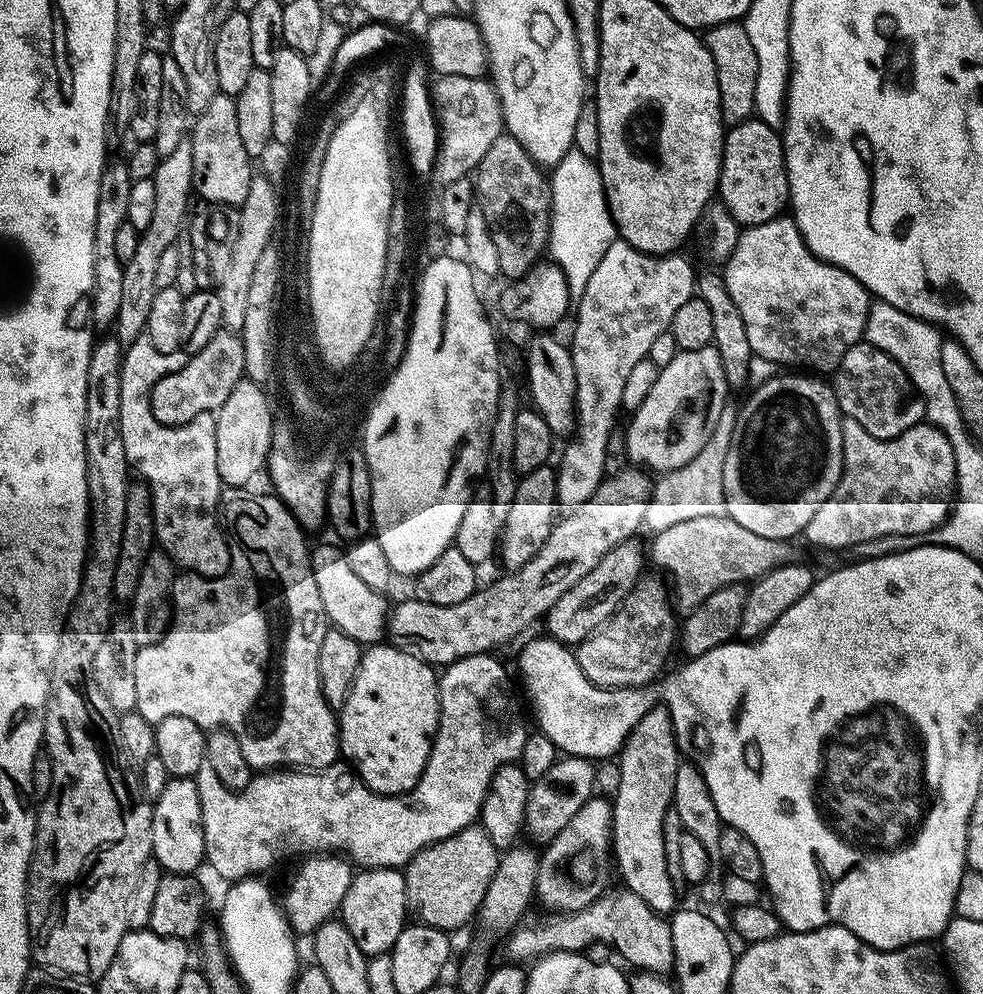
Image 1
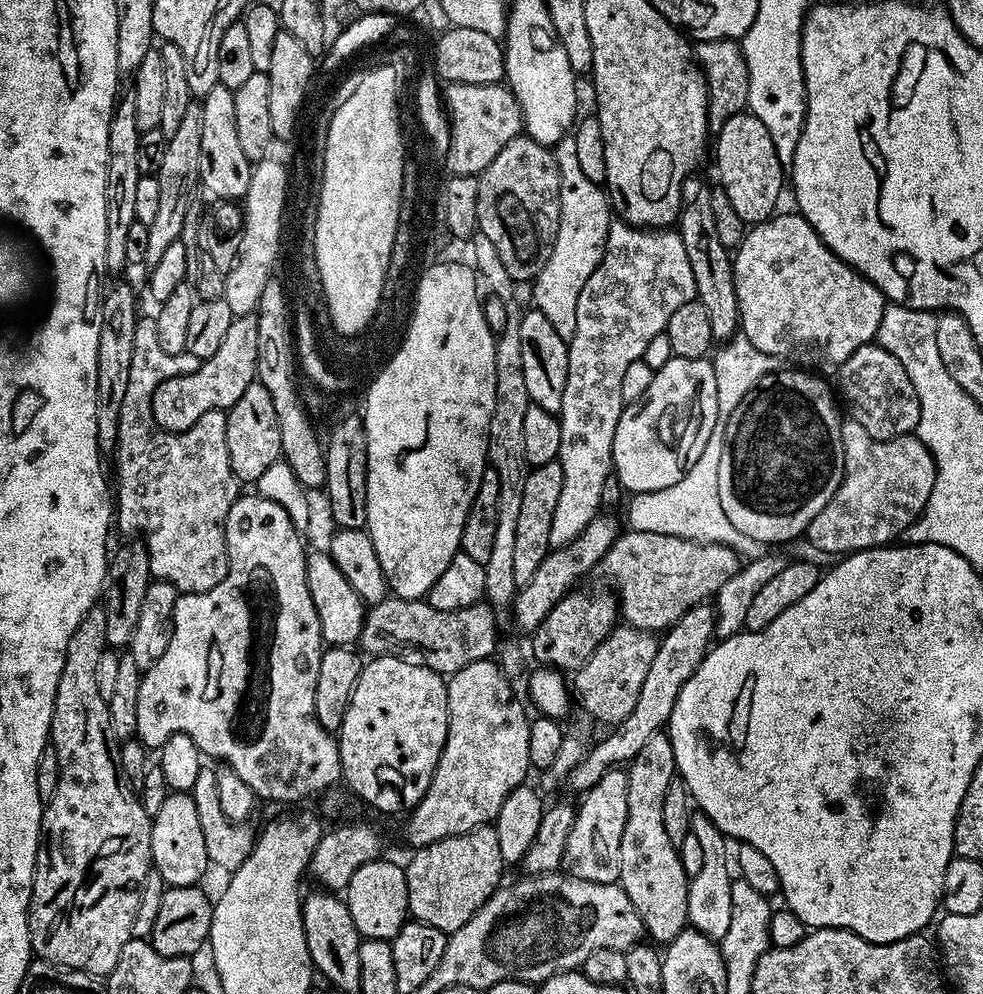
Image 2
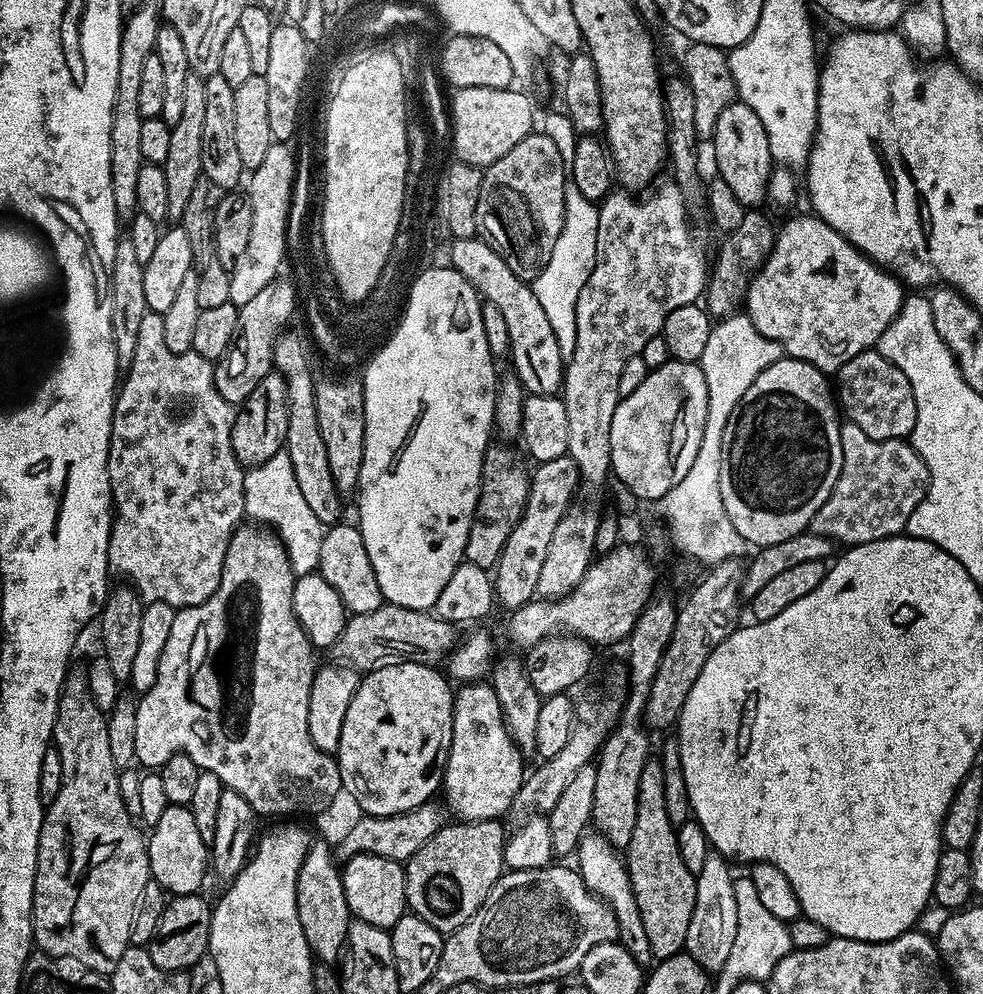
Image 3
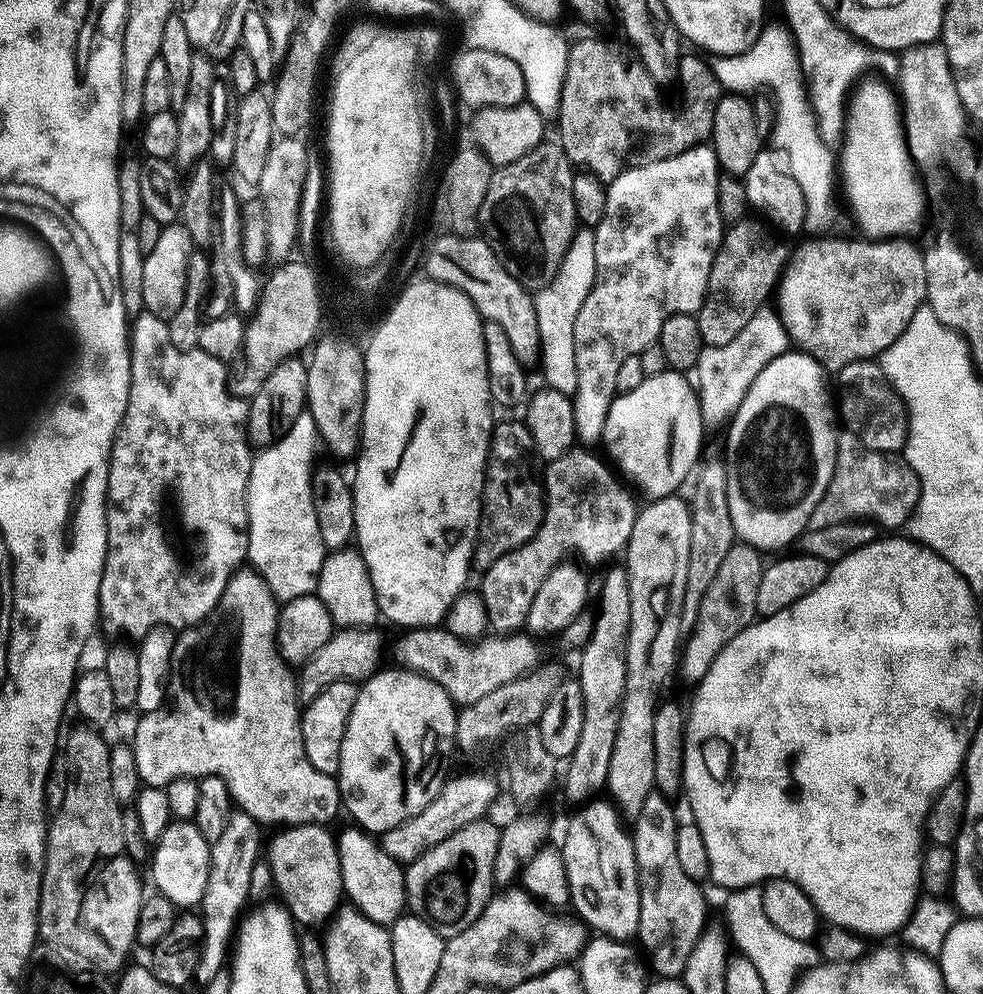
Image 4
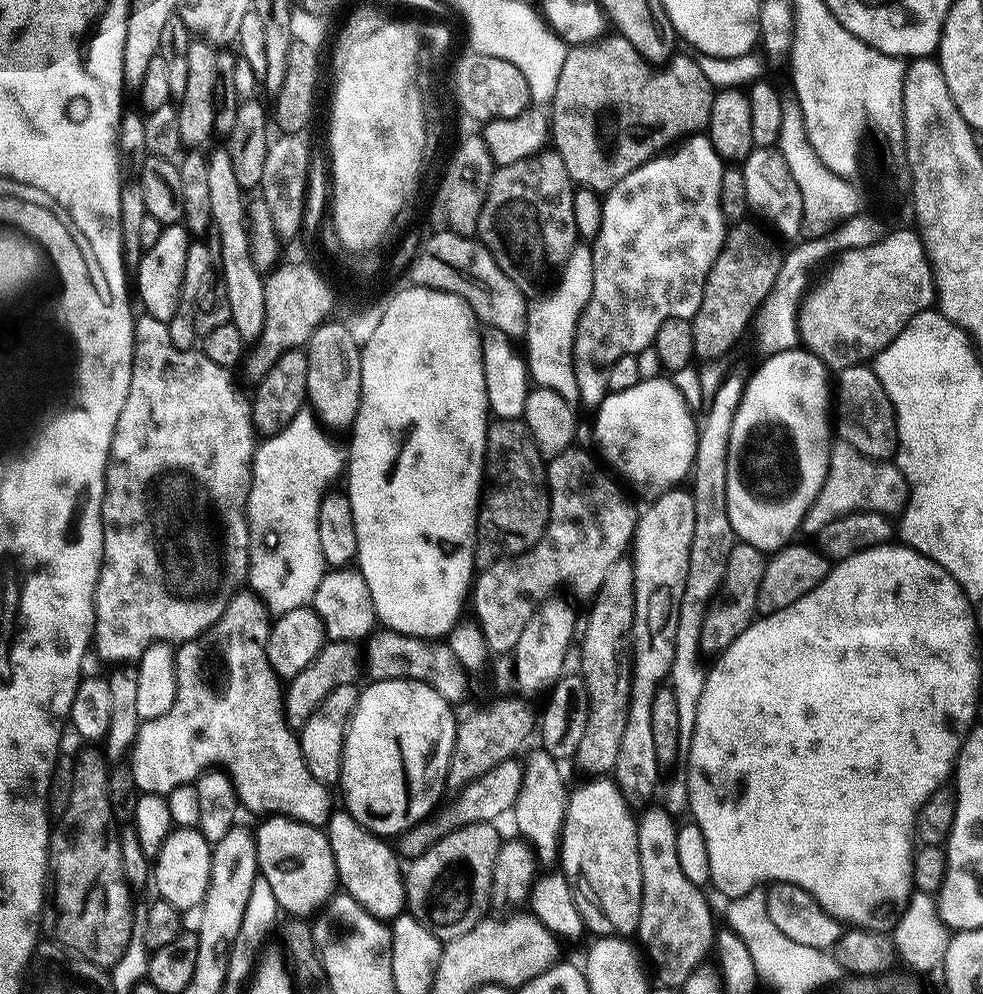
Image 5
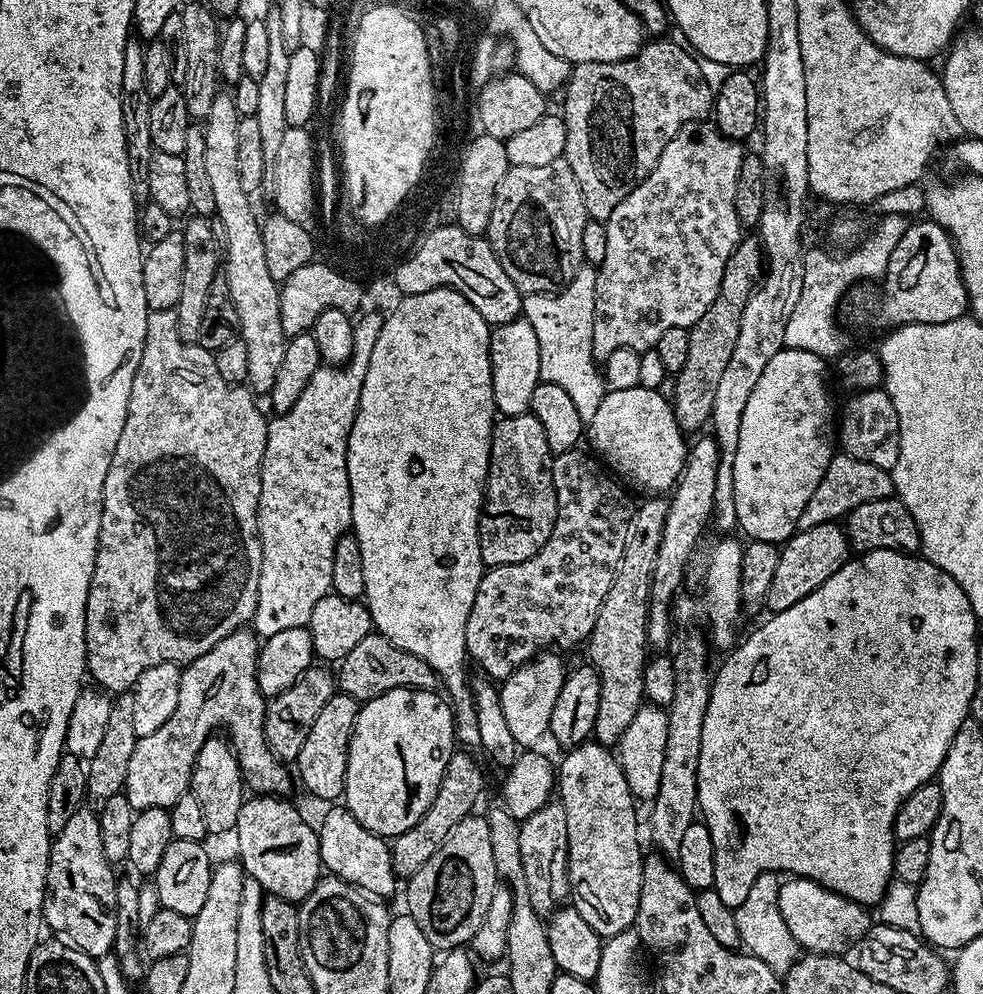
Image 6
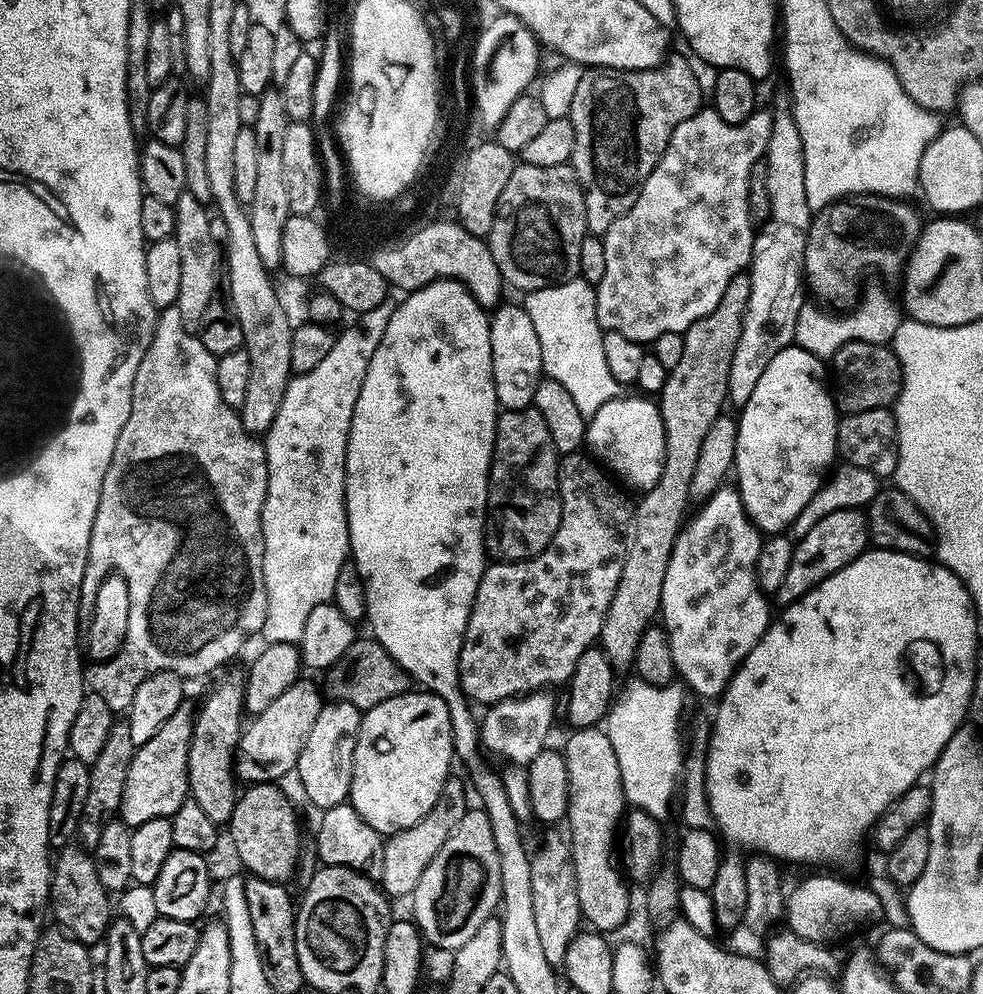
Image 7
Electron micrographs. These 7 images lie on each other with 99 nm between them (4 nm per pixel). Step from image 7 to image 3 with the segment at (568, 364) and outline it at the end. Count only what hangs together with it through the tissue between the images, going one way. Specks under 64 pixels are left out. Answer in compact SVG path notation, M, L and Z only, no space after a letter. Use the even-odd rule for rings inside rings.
M569 183L564 195L562 234L558 234L558 242L554 242L554 254L550 254L550 262L546 262L542 274L531 281L534 294L542 305L543 312L546 313L550 327L554 329L558 350L565 358L574 354L574 346L578 338L576 325L578 294L582 294L582 286L586 286L596 265L599 218L599 207L593 201L582 198L582 194L578 194L578 186Z

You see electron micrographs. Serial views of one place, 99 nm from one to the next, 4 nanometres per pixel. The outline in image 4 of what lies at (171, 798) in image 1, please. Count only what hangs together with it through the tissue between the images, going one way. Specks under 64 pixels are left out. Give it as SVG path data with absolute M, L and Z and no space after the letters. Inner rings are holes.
M176 820L168 825L160 839L155 841L154 851L150 856L152 864L152 880L155 891L160 892L170 902L174 902L181 909L188 910L191 904L199 905L204 899L206 882L208 881L208 867L212 861L212 850L206 838L198 830L194 822Z

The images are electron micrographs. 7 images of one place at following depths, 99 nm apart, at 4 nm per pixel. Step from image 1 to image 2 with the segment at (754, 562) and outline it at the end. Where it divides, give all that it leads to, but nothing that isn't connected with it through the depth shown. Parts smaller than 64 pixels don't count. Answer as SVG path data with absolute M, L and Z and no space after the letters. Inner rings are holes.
M633 530L625 531L616 537L614 546L610 546L608 556L612 558L603 561L602 569L604 568L605 574L608 575L607 583L618 597L618 612L623 623L627 627L641 628L644 632L653 634L663 633L671 628L674 622L678 622L678 618L682 618L686 610L715 597L716 591L733 574L738 574L742 563L739 553L726 545L704 544L670 534L642 533Z

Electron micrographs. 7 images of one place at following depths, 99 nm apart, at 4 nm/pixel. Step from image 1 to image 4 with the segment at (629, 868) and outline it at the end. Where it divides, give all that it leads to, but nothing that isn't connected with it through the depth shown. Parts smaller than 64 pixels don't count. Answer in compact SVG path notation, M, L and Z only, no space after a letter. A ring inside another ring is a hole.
M653 790L651 793L649 793L648 797L646 798L646 802L642 802L642 810L640 811L640 813L638 814L638 818L631 825L631 828L630 828L632 845L634 846L634 854L636 855L636 869L638 870L638 874L640 875L640 930L638 933L638 944L641 944L641 946L644 947L644 952L646 955L648 955L648 960L649 960L649 961L647 960L647 963L650 965L650 968L651 968L650 963L652 963L652 968L654 971L656 971L655 975L660 978L676 978L676 977L679 977L681 973L683 973L684 967L686 966L686 962L690 958L690 950L694 948L694 942L696 942L698 938L700 937L701 929L703 929L706 926L706 919L704 920L704 911L706 911L706 905L704 902L705 889L701 887L701 885L697 883L697 881L691 880L690 878L686 878L686 874L682 870L682 865L678 863L678 849L676 845L676 830L678 827L678 819L676 820L676 812L674 809L672 809L672 804L673 804L673 801L669 799L669 797L663 796L663 794L661 794L660 792Z

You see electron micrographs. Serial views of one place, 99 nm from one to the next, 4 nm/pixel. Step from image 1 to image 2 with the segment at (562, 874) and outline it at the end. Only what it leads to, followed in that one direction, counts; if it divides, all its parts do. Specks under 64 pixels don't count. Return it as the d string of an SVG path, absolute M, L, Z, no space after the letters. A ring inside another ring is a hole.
M617 766L602 774L598 782L579 797L574 826L566 838L563 867L567 875L599 884L615 884L620 879L622 830L626 828L626 786L628 773Z

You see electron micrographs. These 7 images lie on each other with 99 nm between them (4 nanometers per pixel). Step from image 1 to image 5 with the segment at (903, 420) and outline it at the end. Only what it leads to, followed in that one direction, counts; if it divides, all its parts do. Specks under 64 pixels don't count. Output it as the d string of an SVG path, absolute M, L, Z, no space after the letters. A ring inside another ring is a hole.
M867 363L839 369L834 380L834 432L871 460L893 459L896 450L896 411L875 371Z

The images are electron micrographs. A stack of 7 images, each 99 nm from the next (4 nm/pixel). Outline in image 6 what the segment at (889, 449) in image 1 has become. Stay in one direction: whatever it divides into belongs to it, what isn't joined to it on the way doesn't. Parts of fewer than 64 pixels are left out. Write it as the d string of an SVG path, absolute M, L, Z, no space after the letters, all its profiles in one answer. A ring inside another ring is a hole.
M847 454L833 455L830 466L826 466L826 474L822 474L822 482L818 482L818 490L814 490L810 502L806 502L806 510L802 510L802 518L798 518L798 529L839 521L862 506L862 502L887 500L893 492L892 473L889 469L862 462Z

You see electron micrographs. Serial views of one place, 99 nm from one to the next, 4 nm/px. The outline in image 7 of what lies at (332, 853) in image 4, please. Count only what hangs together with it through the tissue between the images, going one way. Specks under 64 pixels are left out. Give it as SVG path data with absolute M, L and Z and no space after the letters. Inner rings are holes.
M271 783L245 787L239 793L234 814L226 828L232 831L237 858L249 868L247 871L251 875L281 882L288 882L291 876L297 875L301 863L300 828L296 825L296 812L280 786Z

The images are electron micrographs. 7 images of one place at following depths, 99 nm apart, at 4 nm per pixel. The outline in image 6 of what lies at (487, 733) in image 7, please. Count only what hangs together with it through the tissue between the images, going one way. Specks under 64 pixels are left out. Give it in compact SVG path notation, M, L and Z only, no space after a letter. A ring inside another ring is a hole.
M545 650L536 655L518 670L514 670L499 685L502 714L506 714L506 723L510 725L510 734L514 734L517 744L536 746L543 736L549 735L550 714L554 714L554 702L562 694L562 682L566 667L552 650Z

